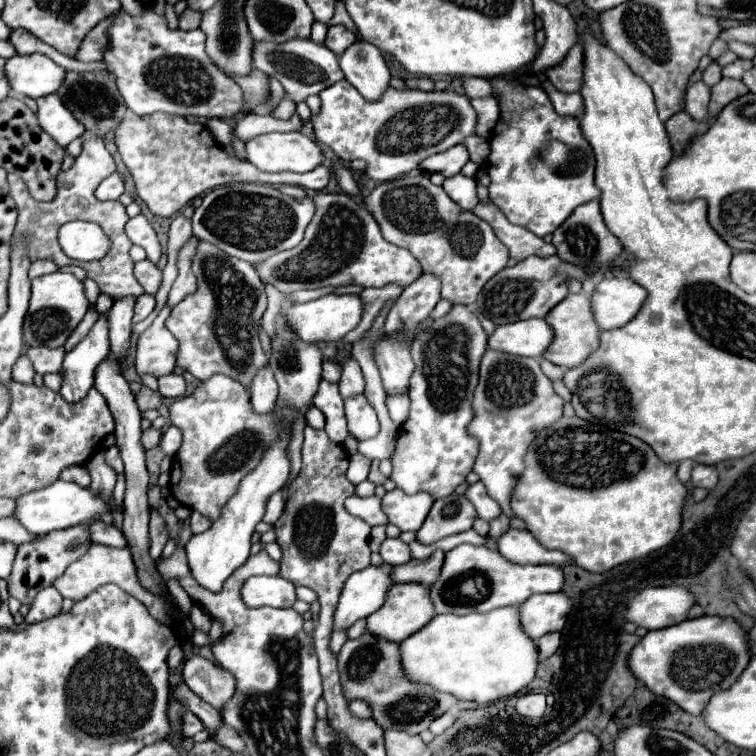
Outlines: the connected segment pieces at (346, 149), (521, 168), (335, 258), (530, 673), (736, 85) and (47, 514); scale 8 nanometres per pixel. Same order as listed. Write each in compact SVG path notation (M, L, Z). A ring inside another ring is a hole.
M347 80L325 88L321 94L321 112L311 116L317 138L327 144L343 162L365 160L365 174L375 182L389 182L415 170L425 158L449 150L475 134L477 116L465 94L451 90L397 90L393 86L379 100L365 100Z
M495 78L493 86L501 92L501 118L489 140L489 198L503 210L511 224L523 226L537 236L553 234L577 206L599 198L601 194L595 186L593 150L579 132L579 120L573 116L559 116L543 88L523 86L517 80L505 78ZM549 140L561 140L573 150L575 158L563 170L553 170L539 158L541 144L547 144Z
M317 192L311 200L315 204L315 216L311 226L307 226L301 244L279 252L267 258L263 264L255 266L263 282L275 286L283 294L291 294L303 288L337 288L351 282L363 288L383 288L387 284L405 288L421 276L423 270L419 260L415 260L415 256L411 256L411 252L405 248L383 240L375 218L351 196Z
M519 606L471 616L439 614L431 624L401 642L401 662L409 680L481 704L523 690L535 678L537 656L535 640L519 628Z
M721 78L721 82L717 82L713 88L711 88L711 100L709 100L709 114L711 116L717 116L721 112L723 106L727 106L731 100L735 100L737 96L743 96L747 94L747 86L741 82L741 80L727 80L727 78Z
M55 480L55 484L49 484L47 488L19 496L19 500L15 500L15 516L13 518L19 520L33 536L41 536L51 530L71 528L97 514L103 518L105 524L113 524L113 510L103 500L99 500L95 494L91 494L91 490L81 488L73 482Z

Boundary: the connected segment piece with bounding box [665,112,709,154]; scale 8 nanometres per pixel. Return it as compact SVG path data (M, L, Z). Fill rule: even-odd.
M677 112L675 116L671 116L665 122L665 128L669 132L669 140L671 140L673 150L679 154L685 150L685 146L689 144L689 140L695 134L703 134L709 126L707 126L707 122L691 120L691 116L687 116L687 112Z

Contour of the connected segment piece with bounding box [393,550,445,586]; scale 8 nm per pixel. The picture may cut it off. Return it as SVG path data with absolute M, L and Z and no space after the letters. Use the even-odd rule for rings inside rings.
M437 550L429 560L411 560L407 564L395 566L393 568L393 582L419 582L419 584L427 584L431 586L435 582L435 578L439 580L439 572L443 566L443 550Z

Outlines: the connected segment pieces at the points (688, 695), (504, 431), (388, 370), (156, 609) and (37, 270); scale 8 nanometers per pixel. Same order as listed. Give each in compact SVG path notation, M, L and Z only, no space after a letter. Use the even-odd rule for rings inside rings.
M701 616L685 620L669 628L647 632L631 650L629 668L635 678L647 684L657 696L673 700L693 716L703 716L711 696L731 688L747 668L751 652L747 652L745 634L747 632L735 618Z
M487 350L481 360L481 378L473 398L475 418L469 424L469 434L479 438L479 456L475 472L485 484L489 496L511 518L511 492L517 478L525 470L525 454L535 436L563 416L563 398L555 394L551 380L541 372L535 358L507 356L505 352Z
M381 336L375 342L373 356L381 372L385 392L387 394L405 392L409 388L409 378L415 370L409 348L403 348L403 344L395 344L395 340L387 340L387 336Z
M93 544L87 552L87 556L83 556L81 560L73 562L65 574L61 578L55 580L55 588L61 592L63 598L71 598L73 602L77 600L83 600L85 596L89 596L93 590L97 590L99 586L103 584L117 584L119 588L123 588L127 594L135 596L139 602L145 604L145 608L149 610L149 614L153 618L157 618L161 624L167 624L171 626L173 618L171 618L171 602L165 600L163 596L157 596L157 594L151 594L147 592L139 580L137 580L137 570L135 570L135 564L133 564L133 558L131 558L131 552L129 548L111 548L111 546L103 546L103 544Z
M35 260L31 264L29 278L37 278L41 274L49 274L49 272L55 272L55 270L57 270L57 264L53 260Z

